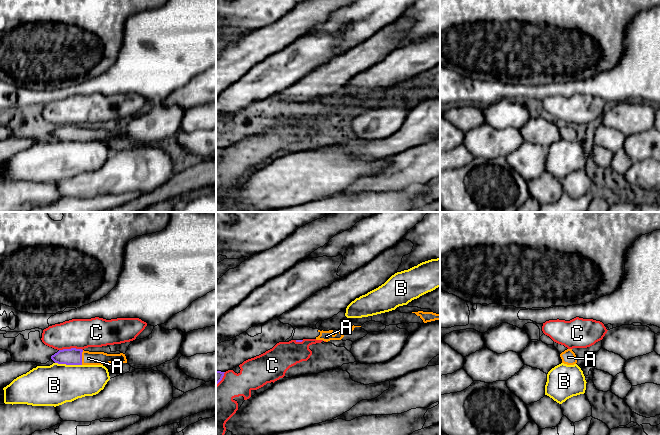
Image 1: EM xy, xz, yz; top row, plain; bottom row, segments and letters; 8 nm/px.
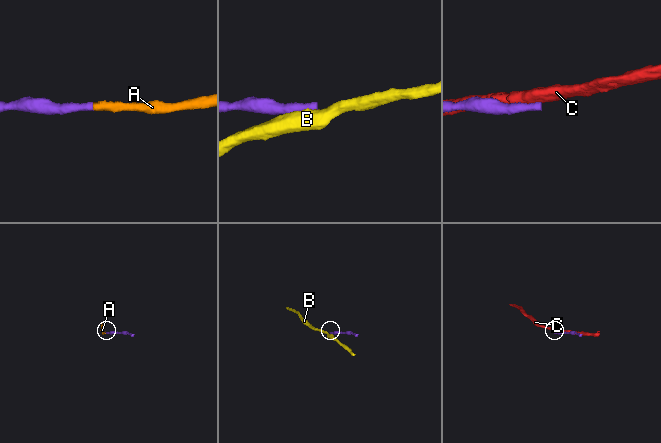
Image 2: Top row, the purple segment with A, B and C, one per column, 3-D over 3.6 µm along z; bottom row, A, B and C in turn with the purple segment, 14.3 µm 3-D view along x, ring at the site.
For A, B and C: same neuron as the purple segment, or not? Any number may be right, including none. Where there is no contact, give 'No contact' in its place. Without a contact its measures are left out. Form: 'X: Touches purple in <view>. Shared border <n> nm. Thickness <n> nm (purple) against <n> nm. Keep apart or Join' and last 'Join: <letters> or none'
A: Touches purple in xy. Shared border 120 nm. Thickness 140 nm (purple) against 110 nm. Join
B: Touches purple in xy. Shared border 220 nm. Thickness 140 nm (purple) against 320 nm. Keep apart
C: Touches purple in xy. Shared border 190 nm. Thickness 140 nm (purple) against 240 nm. Keep apart
Join: A

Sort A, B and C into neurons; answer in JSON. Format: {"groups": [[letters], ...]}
{"groups": [["A"], ["B"], ["C"]]}

